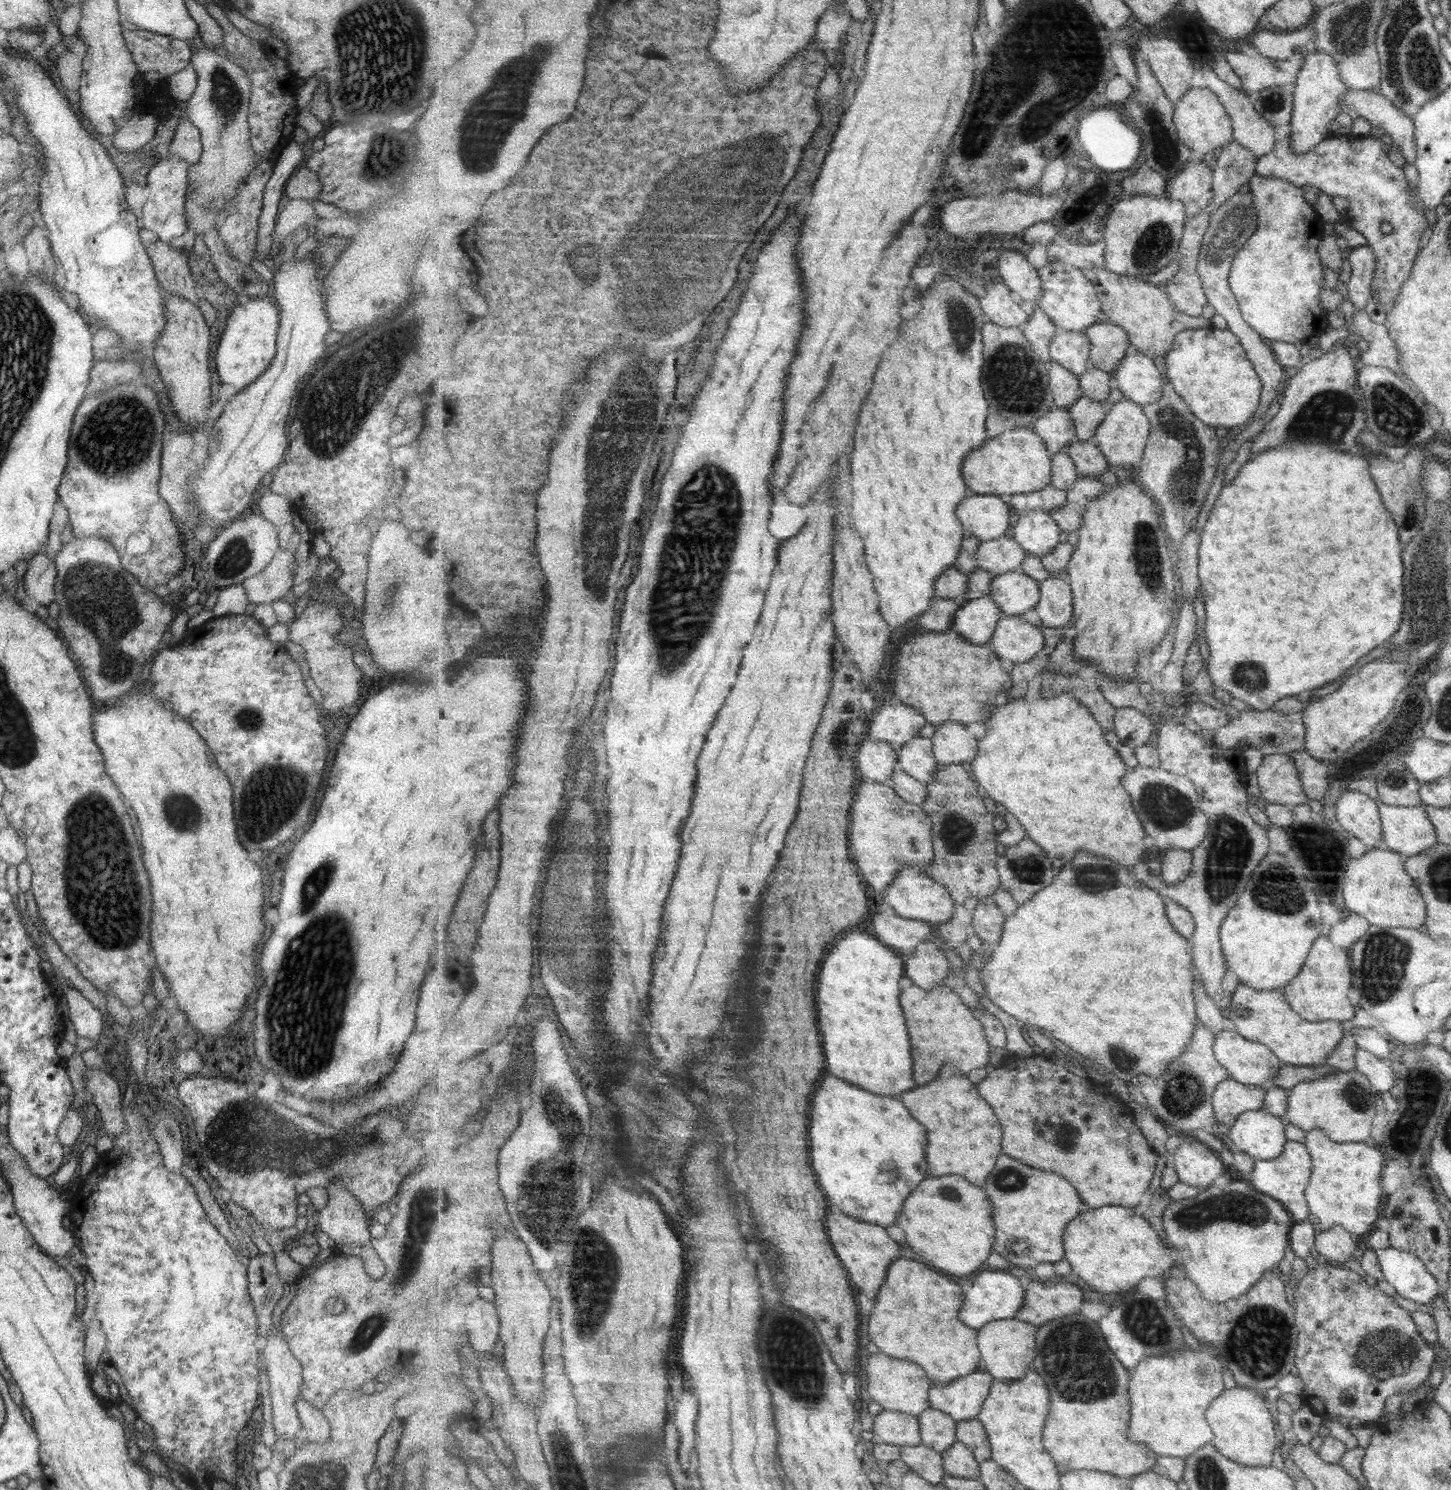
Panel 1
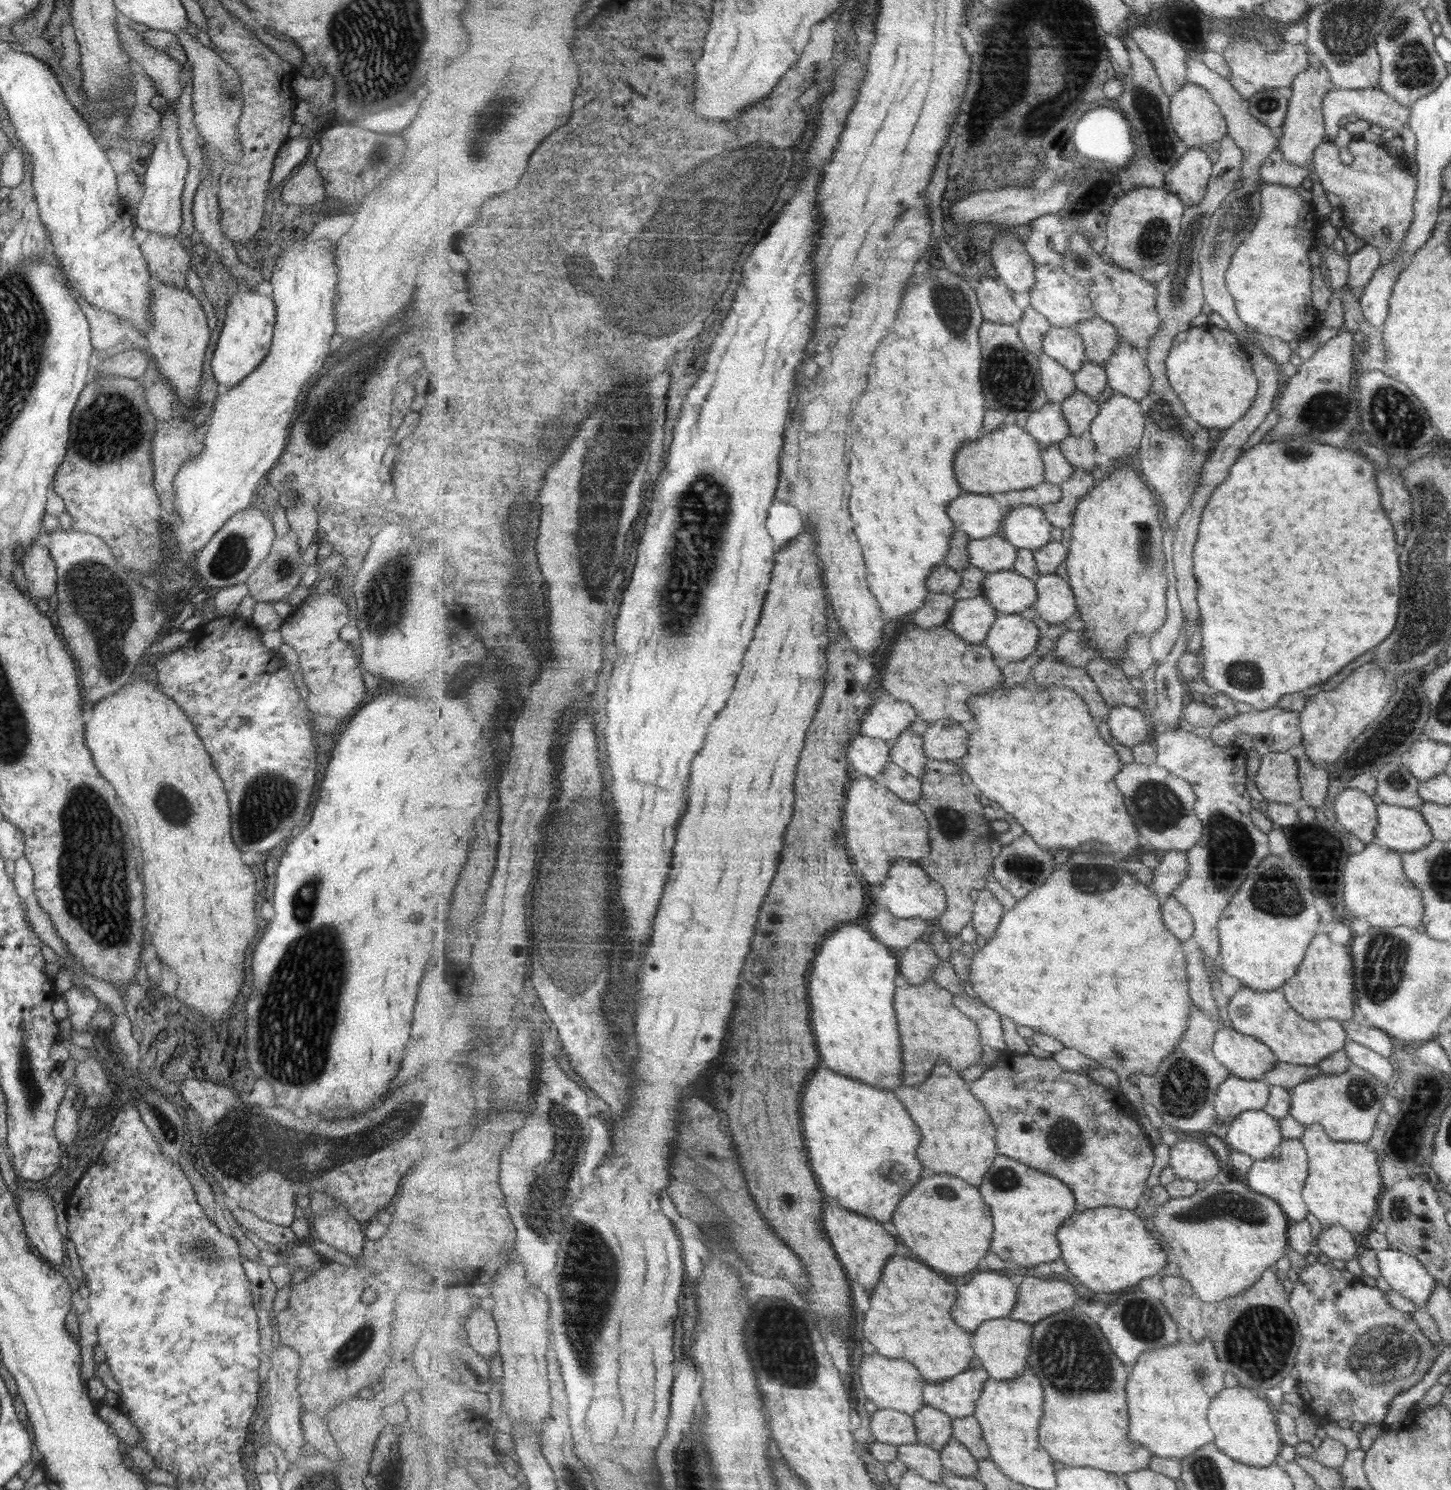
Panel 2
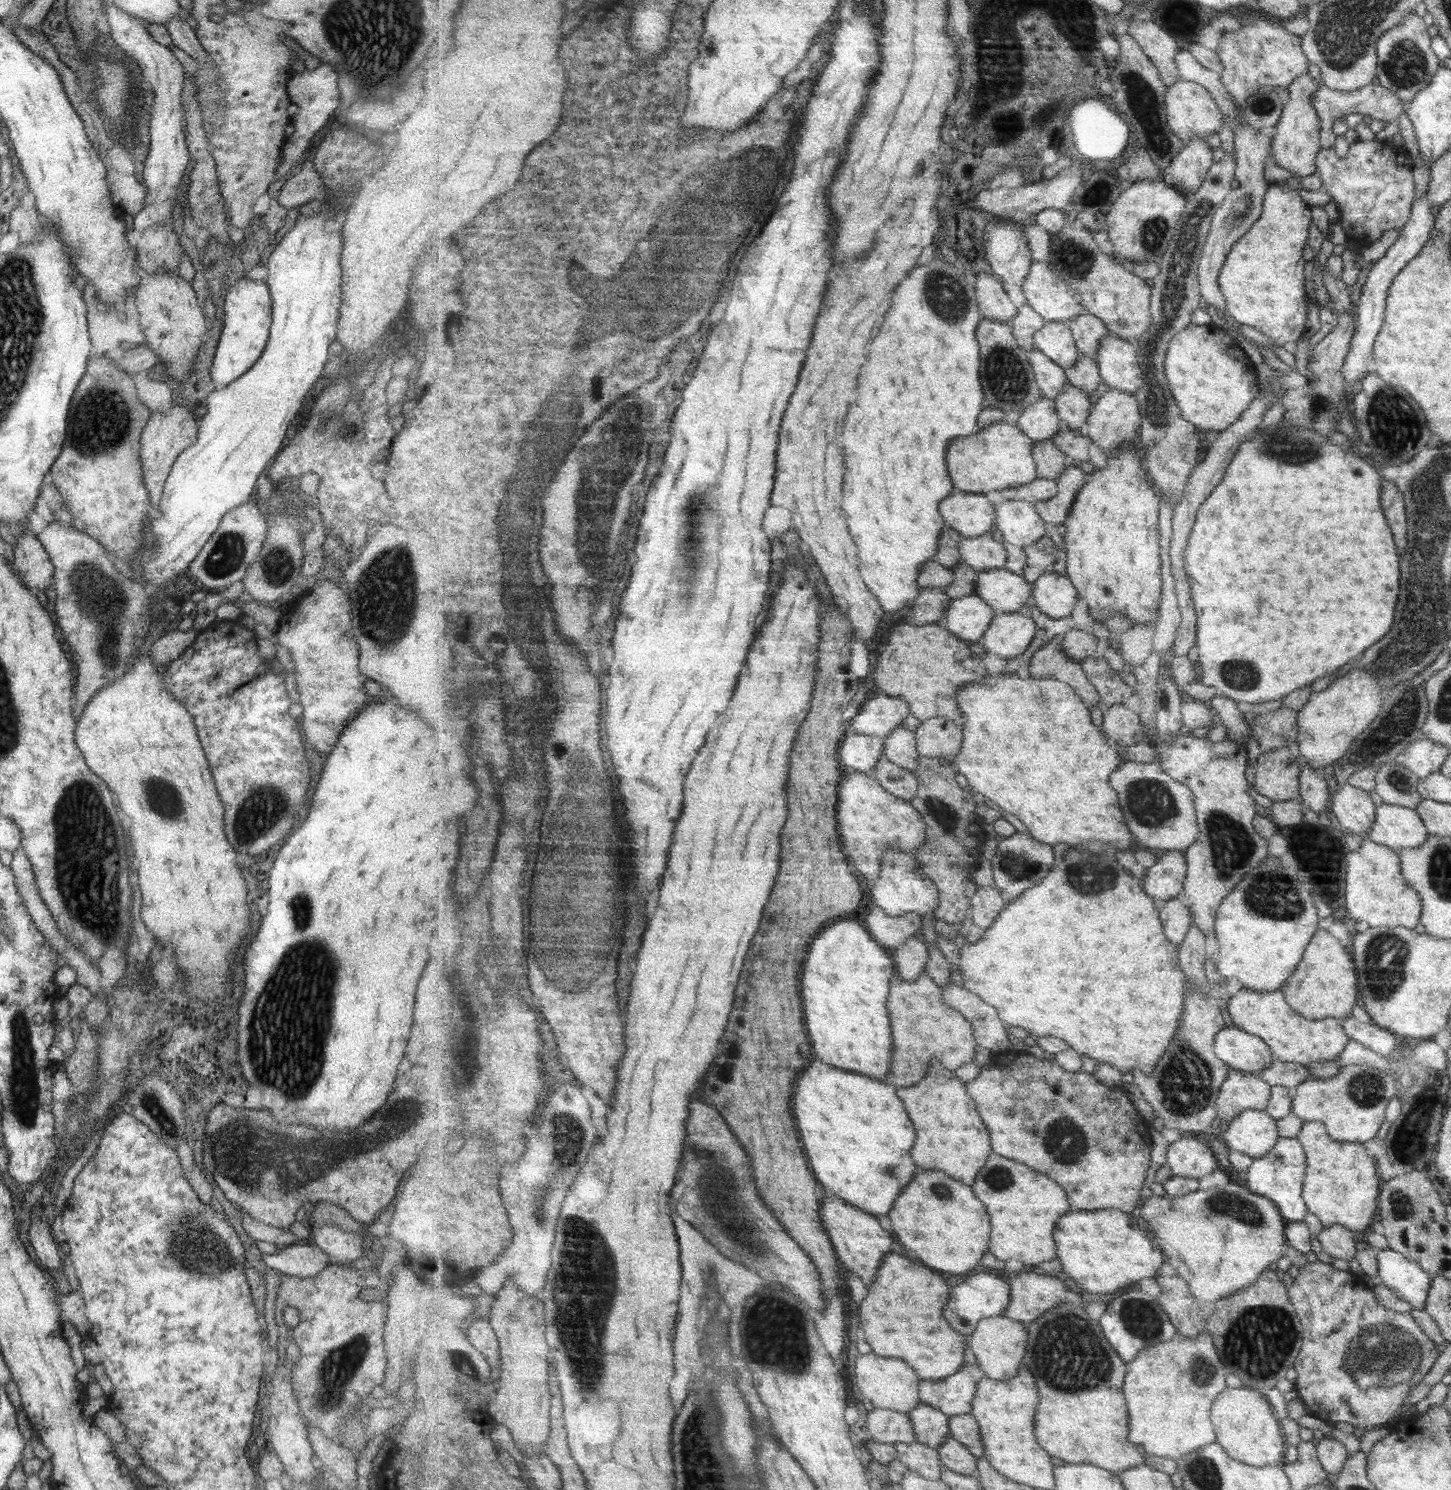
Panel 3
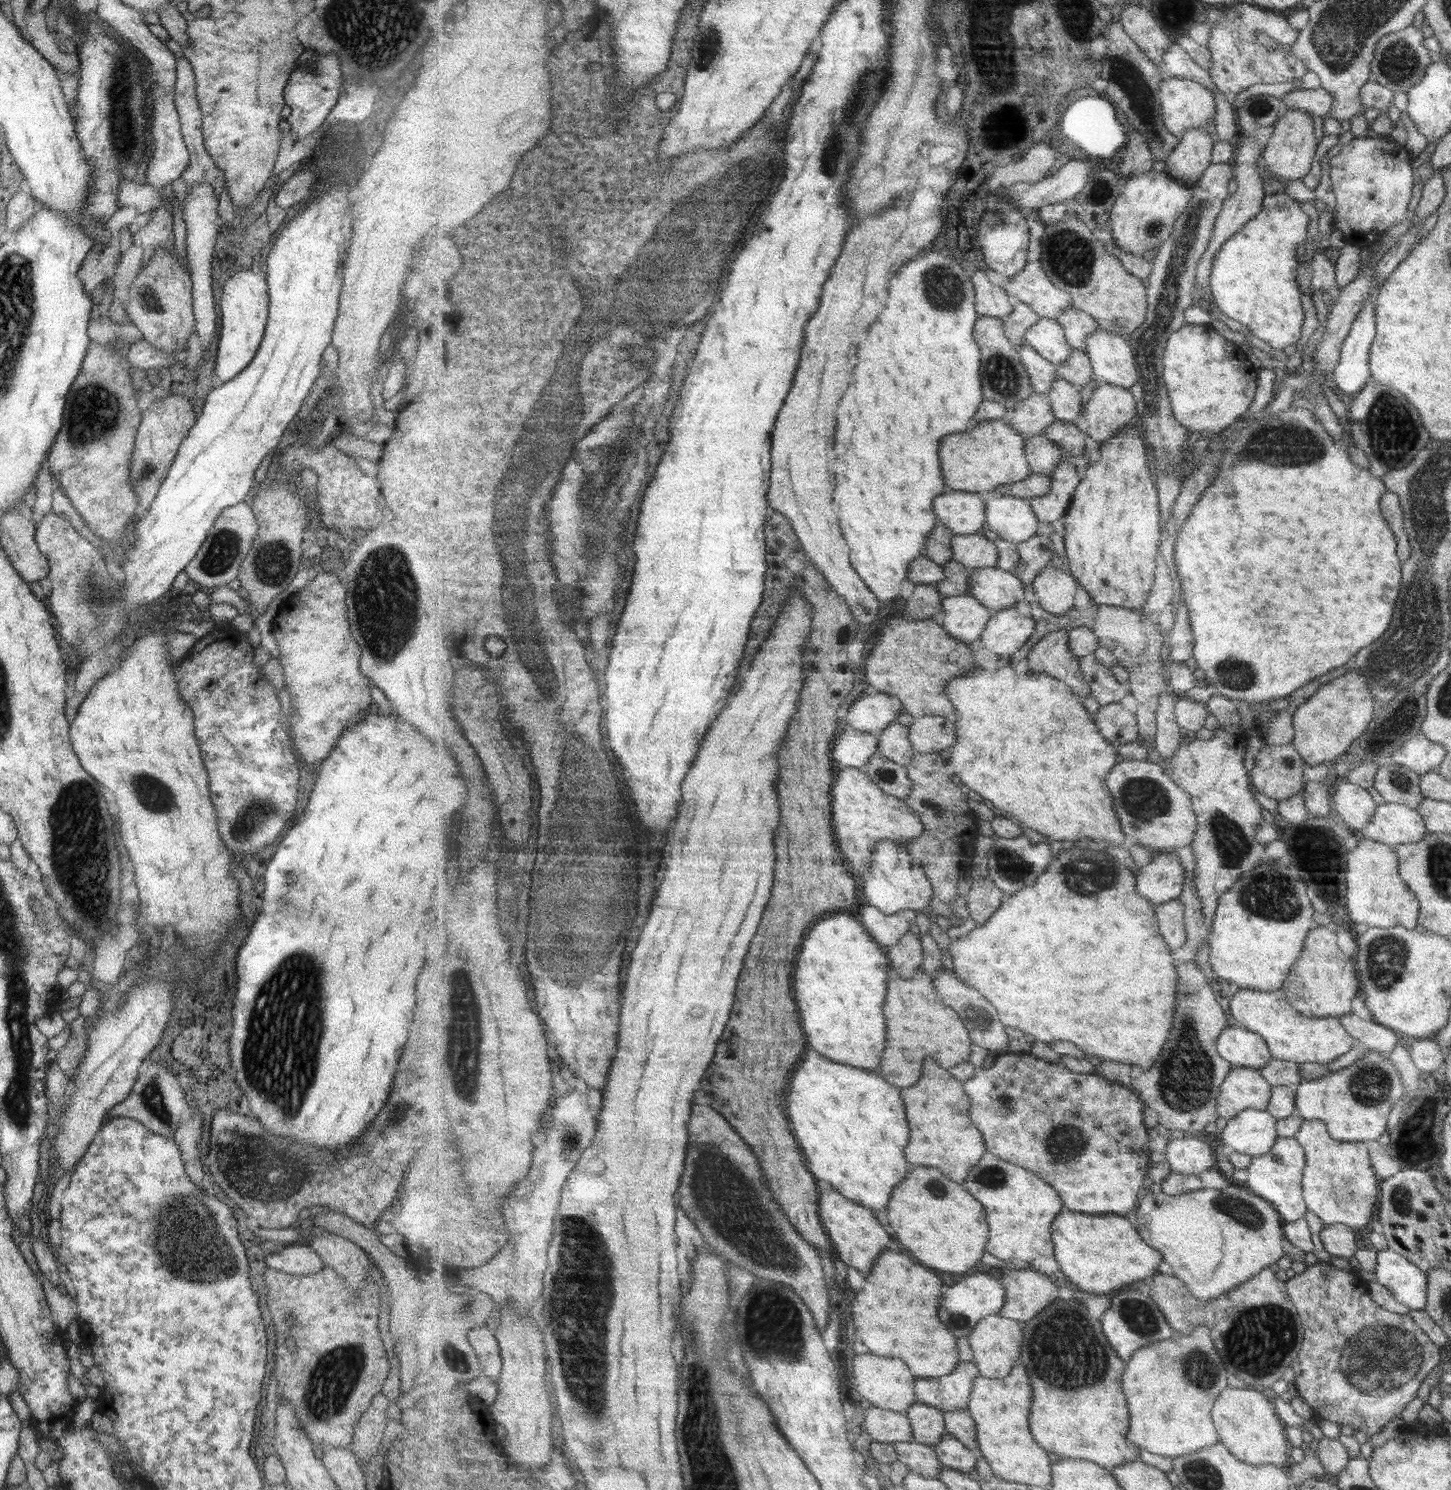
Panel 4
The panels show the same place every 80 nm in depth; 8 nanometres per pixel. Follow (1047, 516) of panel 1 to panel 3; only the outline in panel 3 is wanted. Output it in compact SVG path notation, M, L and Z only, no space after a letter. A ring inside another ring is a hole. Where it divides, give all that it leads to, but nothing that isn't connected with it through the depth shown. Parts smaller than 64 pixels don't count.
M1005 500L997 503L996 506L996 526L1002 532L1003 539L1017 546L1031 546L1034 542L1039 542L1045 536L1045 527L1048 526L1041 518L1036 505L1025 500Z

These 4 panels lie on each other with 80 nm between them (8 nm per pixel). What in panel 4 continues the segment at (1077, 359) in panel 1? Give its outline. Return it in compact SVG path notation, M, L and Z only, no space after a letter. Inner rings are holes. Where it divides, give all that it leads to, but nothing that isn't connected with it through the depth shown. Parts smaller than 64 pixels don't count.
M1040 317L1027 331L1026 342L1057 367L1072 356L1073 348L1057 319Z

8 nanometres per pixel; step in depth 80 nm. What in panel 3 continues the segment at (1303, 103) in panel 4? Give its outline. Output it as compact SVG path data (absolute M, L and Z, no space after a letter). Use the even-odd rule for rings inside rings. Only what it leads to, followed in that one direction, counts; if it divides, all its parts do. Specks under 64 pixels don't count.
M1377 82L1367 84L1360 89L1348 93L1331 90L1321 84L1312 94L1310 101L1310 105L1315 109L1320 121L1320 131L1322 134L1319 136L1319 148L1321 150L1333 148L1336 135L1331 131L1331 127L1335 120L1342 119L1347 114L1357 112L1357 114L1362 114L1362 116L1368 116L1370 119L1383 121L1388 124L1392 121L1397 121L1399 114L1404 111L1400 99Z

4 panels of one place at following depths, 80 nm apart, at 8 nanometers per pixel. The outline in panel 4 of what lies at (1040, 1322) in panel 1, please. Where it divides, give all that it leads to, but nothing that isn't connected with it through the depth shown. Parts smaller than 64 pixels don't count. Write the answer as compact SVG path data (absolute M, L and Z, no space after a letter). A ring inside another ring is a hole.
M1034 1268L1011 1270L999 1276L1006 1290L1007 1301L999 1315L1022 1324L1033 1320L1044 1308L1054 1304L1065 1292L1049 1275Z

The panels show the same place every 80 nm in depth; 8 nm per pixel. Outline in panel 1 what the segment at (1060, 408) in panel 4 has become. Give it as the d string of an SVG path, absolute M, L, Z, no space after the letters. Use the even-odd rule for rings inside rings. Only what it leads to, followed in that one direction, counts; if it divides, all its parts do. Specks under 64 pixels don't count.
M1085 395L1067 410L1073 415L1076 436L1082 441L1095 439L1096 432L1108 413L1107 406Z

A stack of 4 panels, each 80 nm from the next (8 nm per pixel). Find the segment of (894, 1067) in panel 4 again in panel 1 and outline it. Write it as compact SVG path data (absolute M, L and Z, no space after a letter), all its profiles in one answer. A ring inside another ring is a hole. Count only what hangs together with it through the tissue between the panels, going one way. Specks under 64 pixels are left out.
M938 984L933 990L925 990L920 986L902 989L901 1006L905 1010L907 1026L909 1027L910 1039L913 1048L914 1079L918 1086L923 1087L933 1083L938 1077L940 1070L947 1064L957 1064L964 1073L969 1073L978 1068L989 1065L992 1046L988 1043L984 1026L976 1014L967 1006L956 990L945 984Z

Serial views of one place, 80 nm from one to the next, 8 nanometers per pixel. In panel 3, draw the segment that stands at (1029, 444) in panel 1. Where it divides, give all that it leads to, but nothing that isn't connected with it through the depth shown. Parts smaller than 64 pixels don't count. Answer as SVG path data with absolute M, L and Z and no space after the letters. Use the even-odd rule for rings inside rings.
M1005 421L994 422L986 429L980 429L971 436L959 438L957 442L953 442L949 446L949 454L947 454L949 474L955 490L985 495L991 490L1005 490L1036 481L1039 477L1039 471L1033 456L1034 443L1034 440L1029 438L1029 435L1025 434L1017 424L1014 425Z

